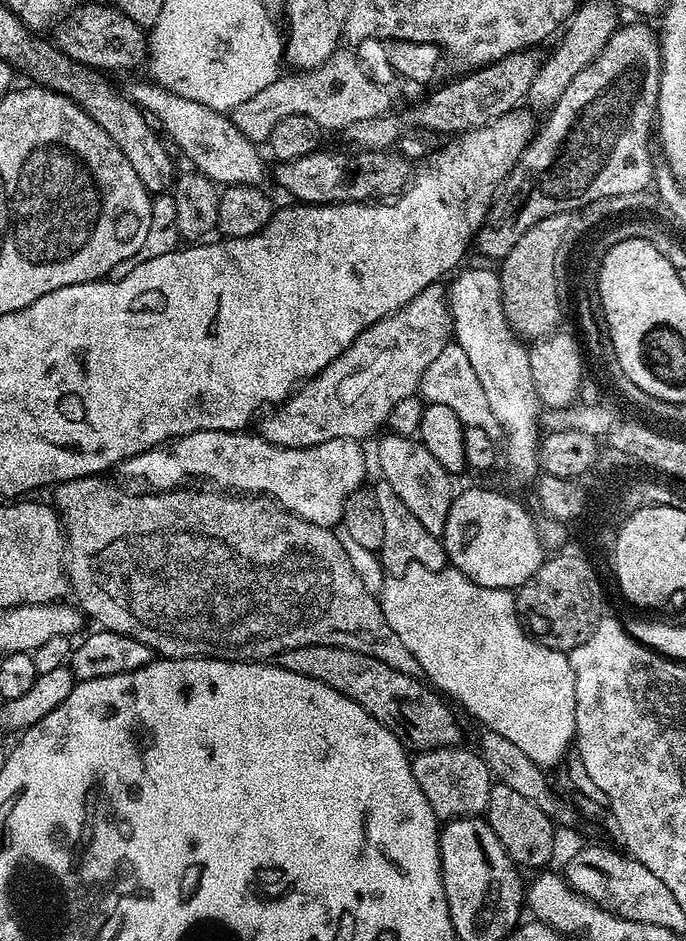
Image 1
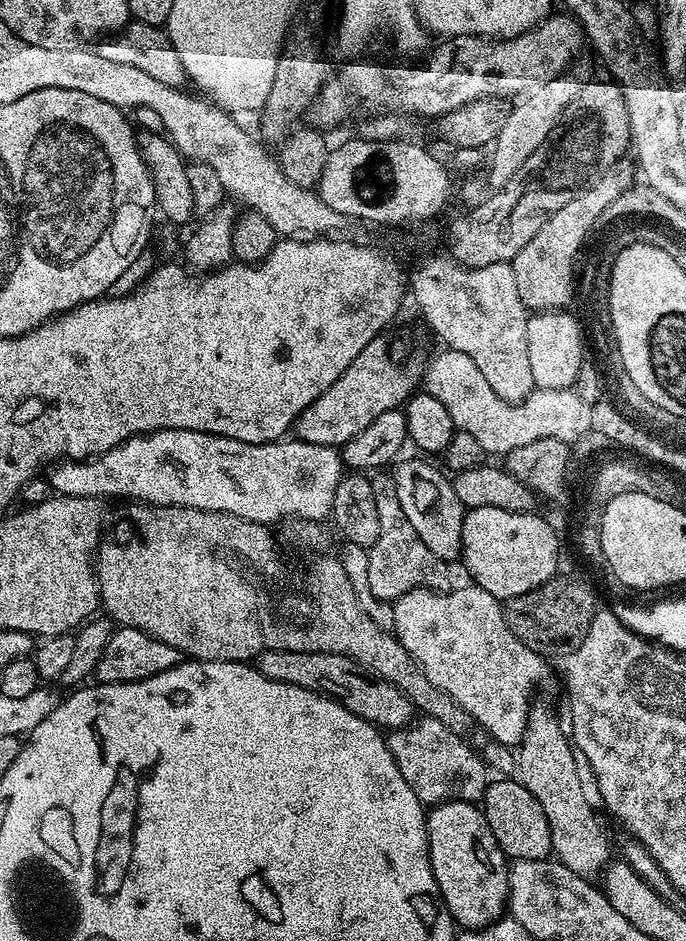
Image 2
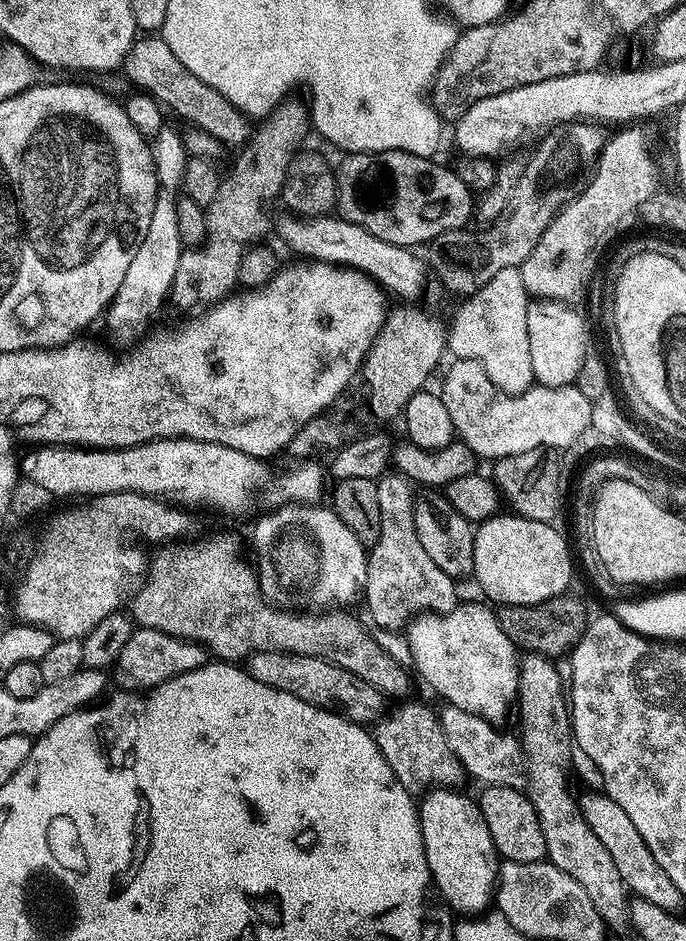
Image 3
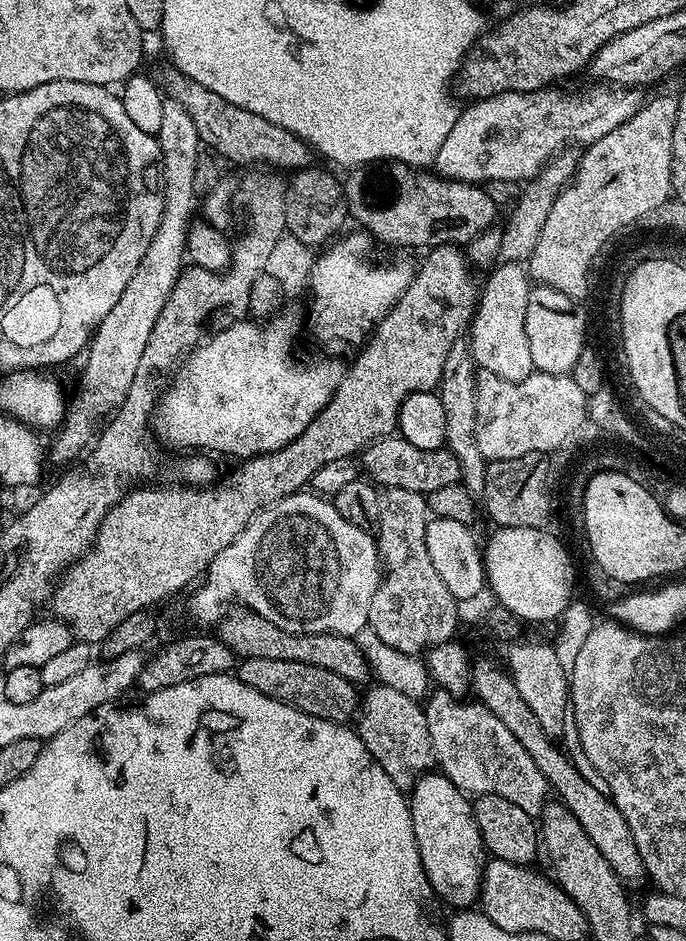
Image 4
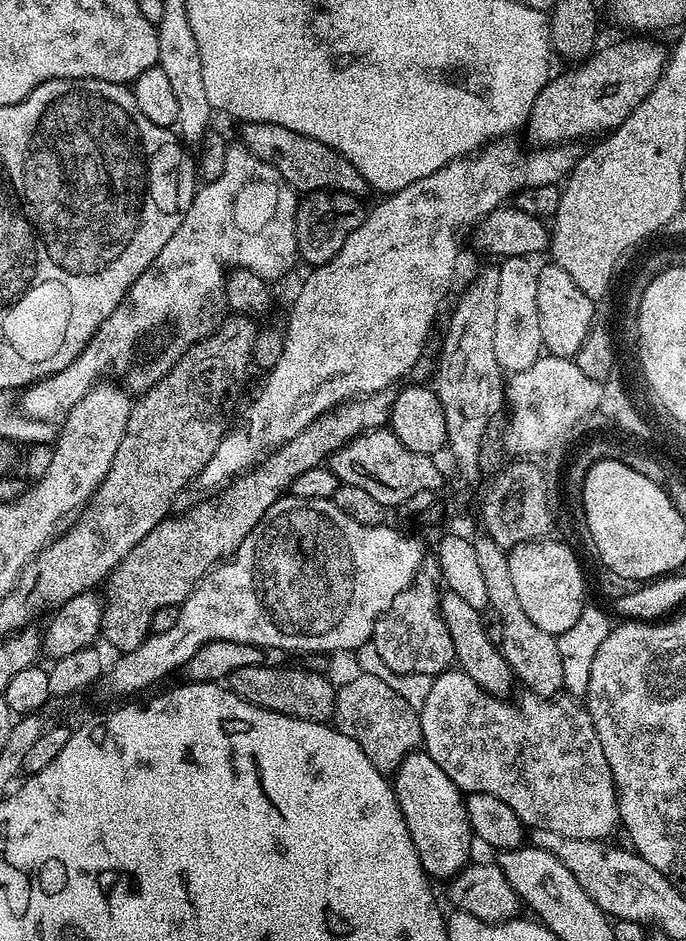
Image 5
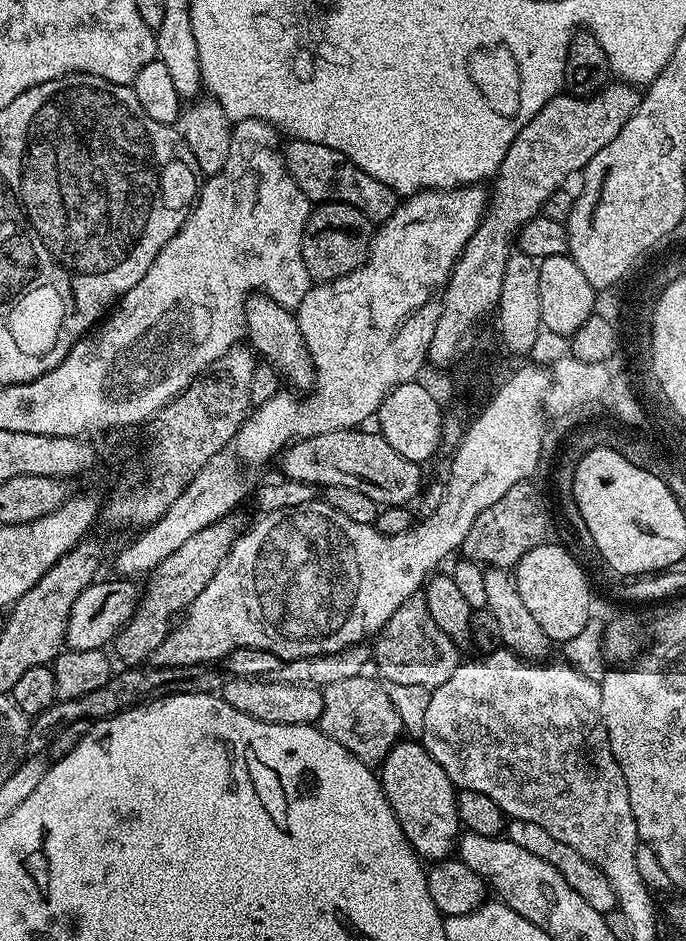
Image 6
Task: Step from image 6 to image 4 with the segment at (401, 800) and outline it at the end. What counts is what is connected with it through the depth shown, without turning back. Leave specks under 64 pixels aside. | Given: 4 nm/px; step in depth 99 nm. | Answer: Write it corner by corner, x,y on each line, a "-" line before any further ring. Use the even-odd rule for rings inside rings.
429,770
416,777
410,789
410,807
414,822
414,838
422,866
428,875
433,892
441,901
453,904
453,909
468,910
477,903
480,895
480,879
484,876
486,849
484,839
478,830
478,822
471,799
450,782
450,778
439,770

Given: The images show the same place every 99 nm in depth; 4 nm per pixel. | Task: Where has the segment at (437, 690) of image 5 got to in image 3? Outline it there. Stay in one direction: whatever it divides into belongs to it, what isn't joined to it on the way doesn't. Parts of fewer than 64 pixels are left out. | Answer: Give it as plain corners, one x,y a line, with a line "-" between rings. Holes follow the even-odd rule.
444,706
440,716
438,712
438,727
445,749
451,755
452,752
456,755
457,762
480,783
480,786
513,790
525,787
526,760
522,755
521,741
515,735
507,736
496,729
499,727
493,721
483,720
480,716
451,706

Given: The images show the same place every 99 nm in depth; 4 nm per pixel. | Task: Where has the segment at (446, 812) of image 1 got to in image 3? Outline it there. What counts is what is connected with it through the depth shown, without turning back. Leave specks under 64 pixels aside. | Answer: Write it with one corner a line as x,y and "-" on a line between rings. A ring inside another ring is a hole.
404,704
379,717
374,724
374,741
382,758
392,771
392,779
409,794
421,791
420,784
431,785
436,768
444,764
446,749
437,721
420,704

